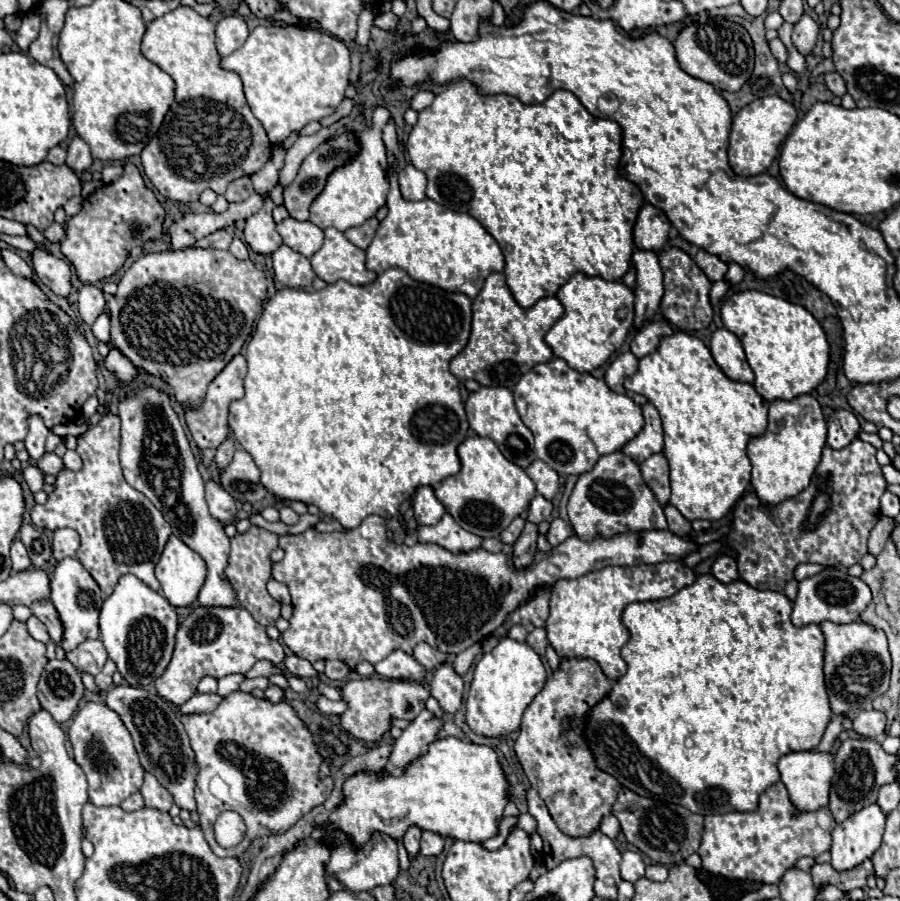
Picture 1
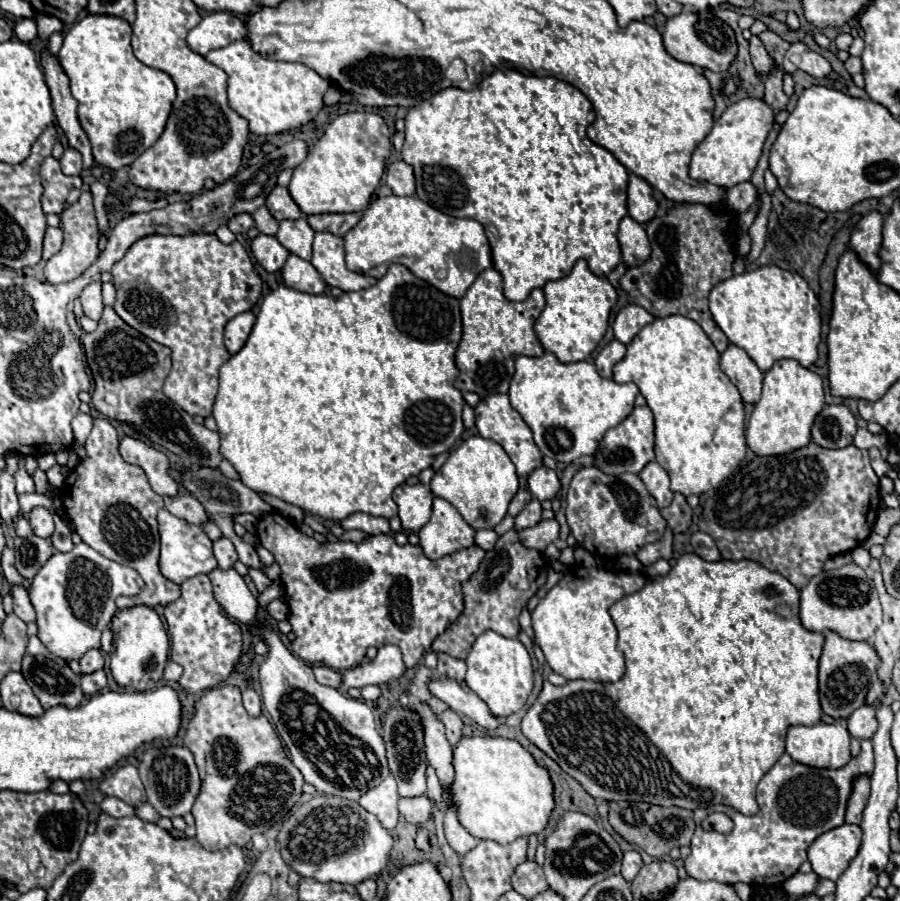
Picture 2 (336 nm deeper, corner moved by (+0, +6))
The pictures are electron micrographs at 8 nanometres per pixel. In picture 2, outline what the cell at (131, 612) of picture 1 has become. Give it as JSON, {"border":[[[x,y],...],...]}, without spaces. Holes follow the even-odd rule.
{"border":[[[134,605],[116,611],[110,623],[114,649],[110,653],[110,671],[118,685],[132,691],[150,691],[162,681],[162,671],[168,663],[170,639],[160,615],[148,605]]]}

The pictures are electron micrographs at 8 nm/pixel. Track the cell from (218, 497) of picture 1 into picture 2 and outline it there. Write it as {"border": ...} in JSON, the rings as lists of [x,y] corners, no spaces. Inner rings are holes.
{"border":[[[222,535],[220,539],[214,541],[214,557],[216,557],[220,569],[230,569],[236,563],[238,555],[236,555],[236,549],[228,537]]]}

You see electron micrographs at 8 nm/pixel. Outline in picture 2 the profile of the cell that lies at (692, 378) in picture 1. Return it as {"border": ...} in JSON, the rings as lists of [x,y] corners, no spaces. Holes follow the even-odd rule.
{"border":[[[670,315],[646,325],[628,345],[628,353],[616,363],[616,383],[636,383],[646,397],[656,419],[656,461],[668,471],[670,489],[684,497],[702,495],[728,479],[746,457],[744,441],[744,401],[740,391],[718,367],[720,353],[700,329],[700,325],[682,315]]]}

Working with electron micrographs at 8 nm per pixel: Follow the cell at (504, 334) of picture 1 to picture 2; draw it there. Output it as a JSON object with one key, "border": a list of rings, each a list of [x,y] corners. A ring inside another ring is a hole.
{"border":[[[486,269],[480,273],[466,295],[460,299],[464,335],[456,351],[456,367],[460,371],[458,379],[454,381],[456,389],[474,391],[480,397],[492,393],[508,393],[516,355],[540,357],[544,353],[534,333],[534,323],[544,307],[546,299],[542,289],[534,289],[526,301],[514,303],[504,297],[502,275],[496,269]]]}

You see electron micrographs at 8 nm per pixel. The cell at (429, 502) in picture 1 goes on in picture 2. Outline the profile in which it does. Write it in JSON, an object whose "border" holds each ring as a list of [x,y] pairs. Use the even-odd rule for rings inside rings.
{"border":[[[400,485],[394,491],[394,501],[398,505],[398,517],[406,531],[418,533],[422,525],[428,523],[432,515],[434,495],[424,485]]]}

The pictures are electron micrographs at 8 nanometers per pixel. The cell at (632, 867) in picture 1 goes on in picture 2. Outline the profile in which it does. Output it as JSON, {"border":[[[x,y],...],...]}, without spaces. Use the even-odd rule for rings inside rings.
{"border":[[[634,849],[626,851],[624,853],[624,861],[622,861],[622,877],[626,881],[634,881],[634,877],[638,875],[638,871],[640,871],[642,865],[644,863],[642,863],[642,857],[640,857],[638,851],[634,851]]]}

